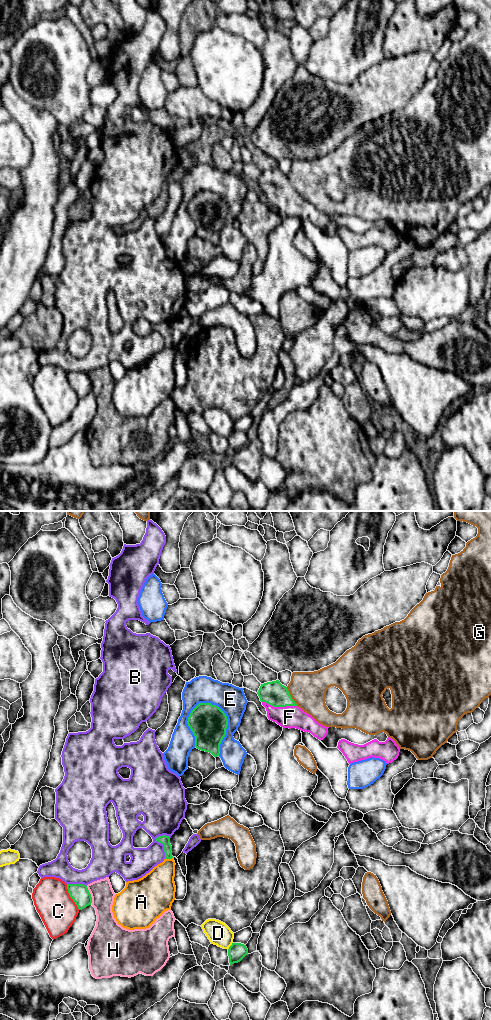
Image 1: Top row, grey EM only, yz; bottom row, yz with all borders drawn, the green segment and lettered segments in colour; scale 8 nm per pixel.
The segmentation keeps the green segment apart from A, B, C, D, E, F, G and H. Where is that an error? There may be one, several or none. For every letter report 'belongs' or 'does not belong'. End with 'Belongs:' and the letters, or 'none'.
A: does not belong
B: does not belong
C: does not belong
D: does not belong
E: does not belong
F: belongs
G: does not belong
H: does not belong
Belongs: F

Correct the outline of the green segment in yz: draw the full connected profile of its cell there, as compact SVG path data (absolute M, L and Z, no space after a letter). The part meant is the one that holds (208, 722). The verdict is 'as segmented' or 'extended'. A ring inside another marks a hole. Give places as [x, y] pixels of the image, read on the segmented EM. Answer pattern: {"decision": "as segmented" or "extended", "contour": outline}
{"decision": "as segmented", "contour": "M199 703L191 711L187 724L195 736L195 747L218 757L228 726L226 714L216 705Z"}

